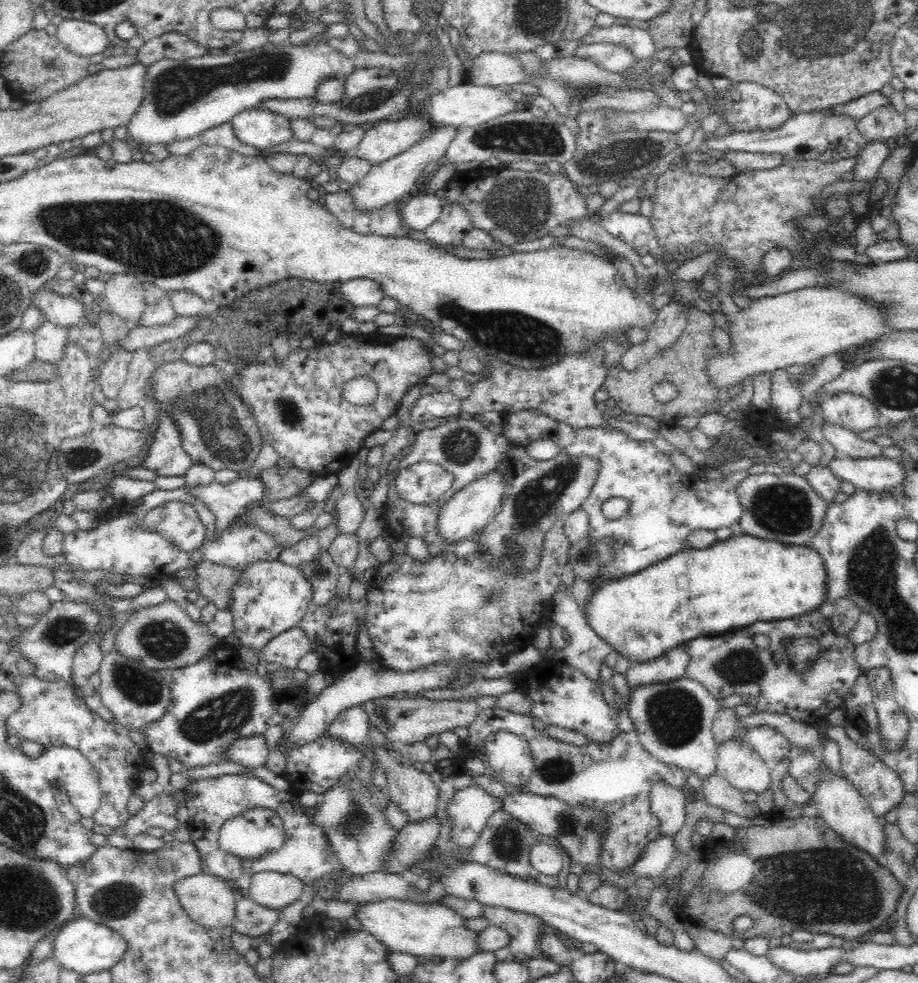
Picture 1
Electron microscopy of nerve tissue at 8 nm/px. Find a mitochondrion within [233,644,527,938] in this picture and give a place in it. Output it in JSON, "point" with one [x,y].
{"point":[354,825]}

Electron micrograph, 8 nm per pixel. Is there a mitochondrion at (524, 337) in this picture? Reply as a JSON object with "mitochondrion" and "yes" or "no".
{"mitochondrion":"yes"}

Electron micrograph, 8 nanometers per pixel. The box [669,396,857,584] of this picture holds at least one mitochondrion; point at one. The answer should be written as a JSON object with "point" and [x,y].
{"point":[781,509]}

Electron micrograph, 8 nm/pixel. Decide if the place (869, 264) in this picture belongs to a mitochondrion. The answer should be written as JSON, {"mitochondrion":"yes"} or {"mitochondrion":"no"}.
{"mitochondrion":"no"}

